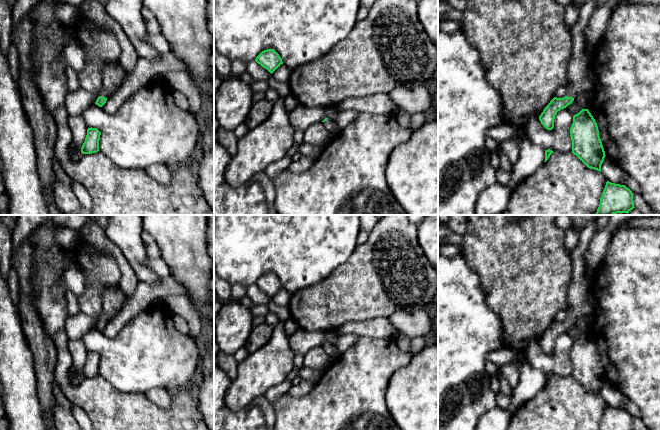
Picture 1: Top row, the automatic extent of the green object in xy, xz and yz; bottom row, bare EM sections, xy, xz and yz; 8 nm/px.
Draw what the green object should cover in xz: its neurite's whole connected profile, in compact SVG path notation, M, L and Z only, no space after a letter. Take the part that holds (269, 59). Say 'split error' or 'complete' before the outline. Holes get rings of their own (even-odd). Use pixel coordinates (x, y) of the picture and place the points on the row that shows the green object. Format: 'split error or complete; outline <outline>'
complete; outline M274 49L262 51L255 59L262 67L267 69L271 74L283 64L281 57Z

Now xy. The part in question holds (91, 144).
complete; outline M88 128L85 141L81 148L81 153L92 154L99 151L99 140L101 132L97 128Z

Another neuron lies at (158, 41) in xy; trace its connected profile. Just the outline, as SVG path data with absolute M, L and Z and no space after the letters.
M149 34L148 40L151 43L151 45L160 53L160 54L166 54L171 52L171 48L169 45L169 42L167 39L161 34Z

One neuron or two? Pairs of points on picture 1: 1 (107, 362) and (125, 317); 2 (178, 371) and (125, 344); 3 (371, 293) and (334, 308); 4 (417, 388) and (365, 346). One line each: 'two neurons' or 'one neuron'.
1: two neurons
2: one neuron
3: one neuron
4: two neurons

